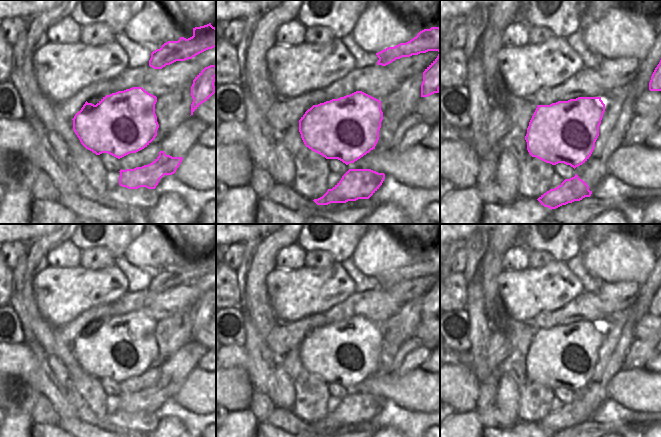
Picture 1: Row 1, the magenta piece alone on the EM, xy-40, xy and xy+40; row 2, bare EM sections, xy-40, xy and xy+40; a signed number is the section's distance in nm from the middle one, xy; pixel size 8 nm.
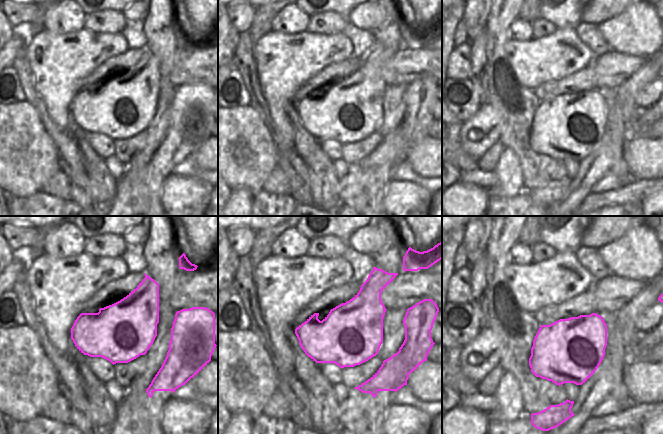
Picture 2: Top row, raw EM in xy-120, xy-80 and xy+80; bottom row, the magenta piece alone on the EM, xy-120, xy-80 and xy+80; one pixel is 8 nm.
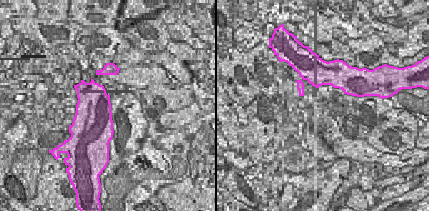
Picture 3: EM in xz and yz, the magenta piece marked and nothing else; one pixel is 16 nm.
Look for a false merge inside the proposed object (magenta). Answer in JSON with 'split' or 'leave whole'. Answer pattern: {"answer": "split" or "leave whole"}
{"answer": "leave whole"}

